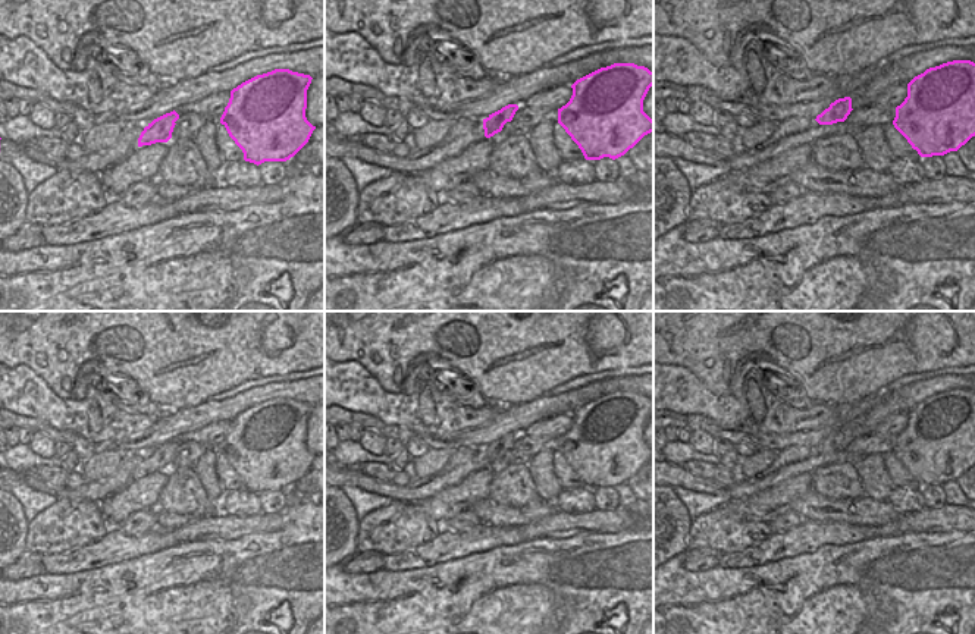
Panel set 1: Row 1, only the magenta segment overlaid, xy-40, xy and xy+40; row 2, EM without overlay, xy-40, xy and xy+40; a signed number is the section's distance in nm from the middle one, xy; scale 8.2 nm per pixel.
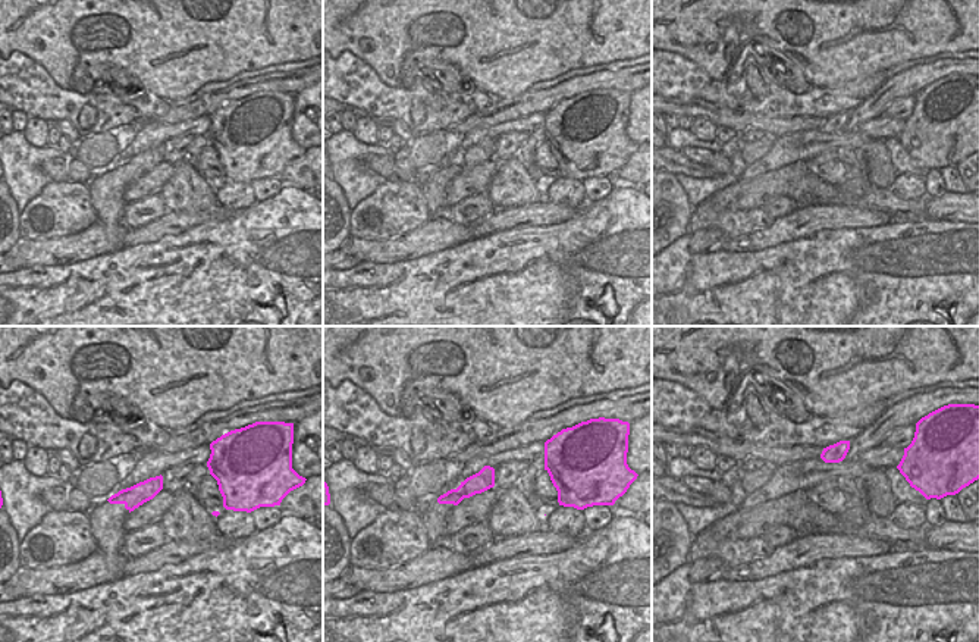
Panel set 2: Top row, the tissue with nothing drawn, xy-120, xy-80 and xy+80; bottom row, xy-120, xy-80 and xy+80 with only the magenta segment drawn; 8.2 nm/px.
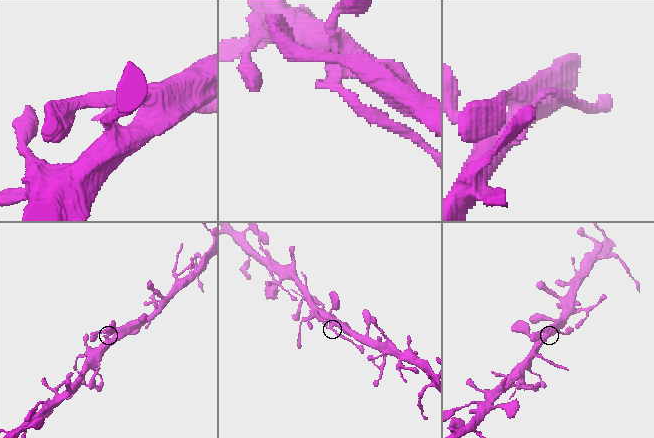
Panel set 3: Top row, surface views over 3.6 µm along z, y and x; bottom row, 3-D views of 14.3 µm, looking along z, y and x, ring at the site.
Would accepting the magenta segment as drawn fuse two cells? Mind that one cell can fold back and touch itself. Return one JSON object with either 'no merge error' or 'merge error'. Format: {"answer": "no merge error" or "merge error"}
{"answer": "merge error"}

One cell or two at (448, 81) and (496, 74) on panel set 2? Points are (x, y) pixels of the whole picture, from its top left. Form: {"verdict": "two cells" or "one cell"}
{"verdict": "two cells"}

